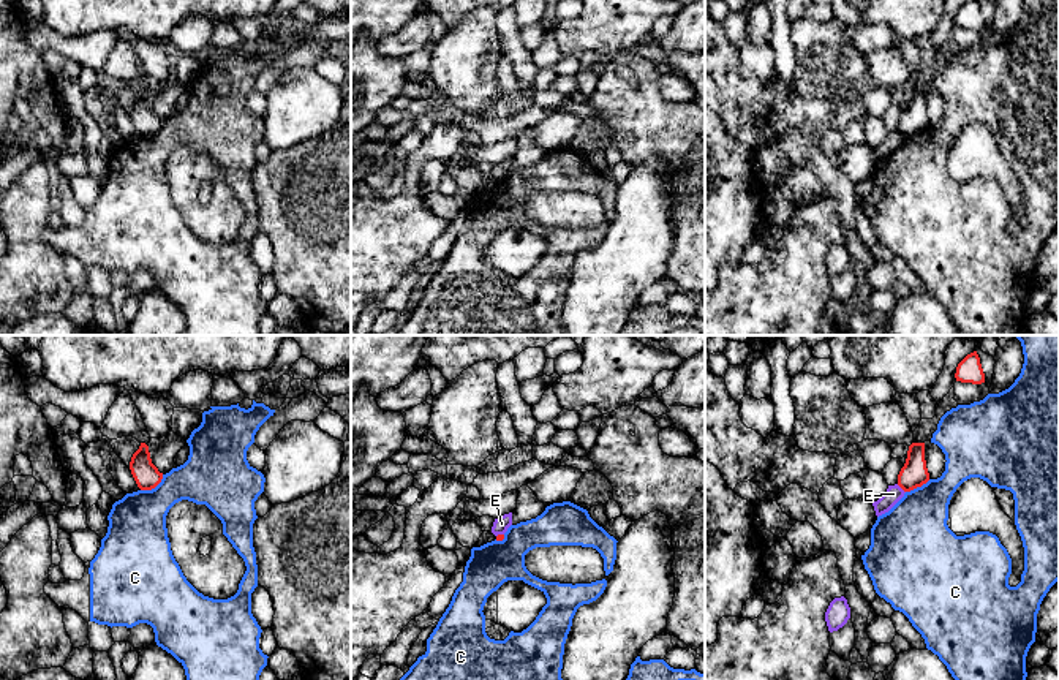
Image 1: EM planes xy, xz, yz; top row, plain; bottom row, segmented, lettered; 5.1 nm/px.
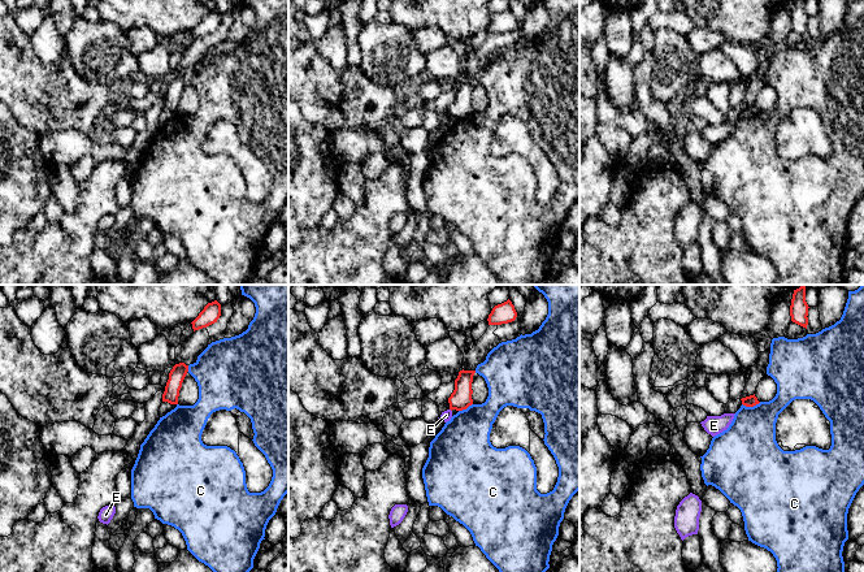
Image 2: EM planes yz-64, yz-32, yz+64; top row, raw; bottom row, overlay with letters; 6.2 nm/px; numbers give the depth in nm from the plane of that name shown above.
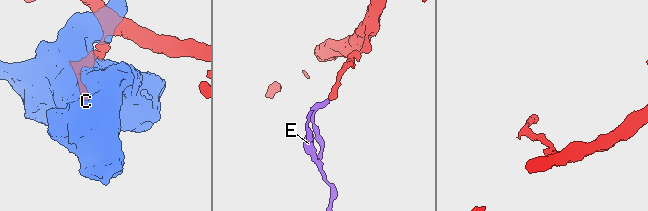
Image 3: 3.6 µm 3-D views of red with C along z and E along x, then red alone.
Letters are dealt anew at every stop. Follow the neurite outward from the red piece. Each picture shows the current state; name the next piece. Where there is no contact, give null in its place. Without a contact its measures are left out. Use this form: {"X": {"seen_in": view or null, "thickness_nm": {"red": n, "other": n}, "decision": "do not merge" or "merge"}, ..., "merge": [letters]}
{"C": {"seen_in": "xy", "thickness_nm": {"red": 130, "other": 300}, "decision": "do not merge"}, "E": {"seen_in": "yz", "thickness_nm": {"red": 140, "other": 90}, "decision": "do not merge"}, "merge": []}

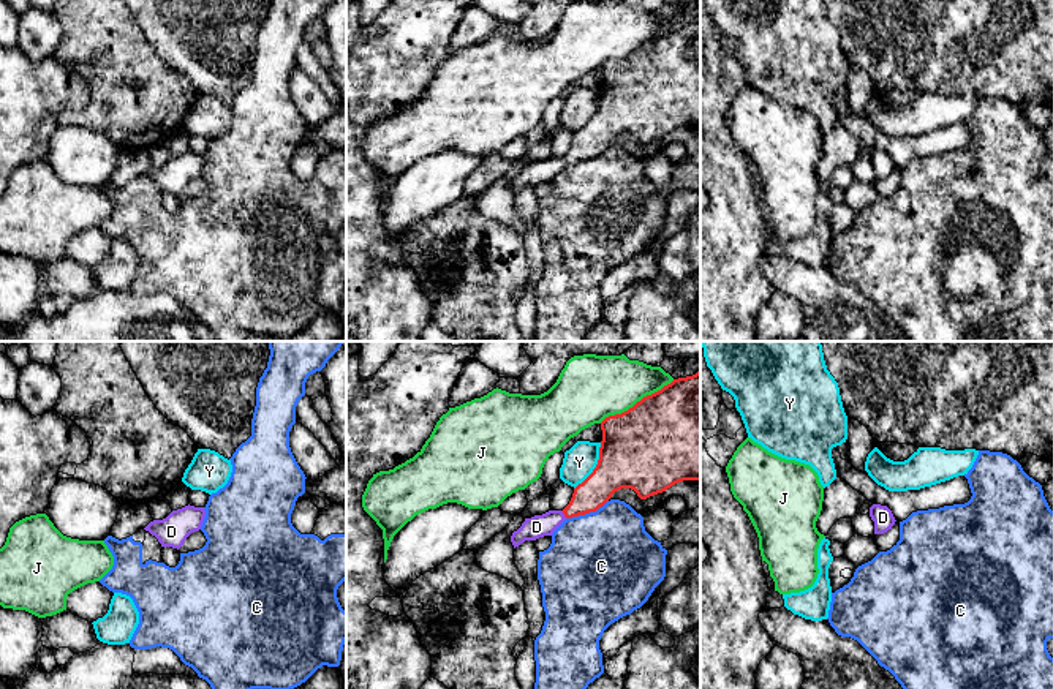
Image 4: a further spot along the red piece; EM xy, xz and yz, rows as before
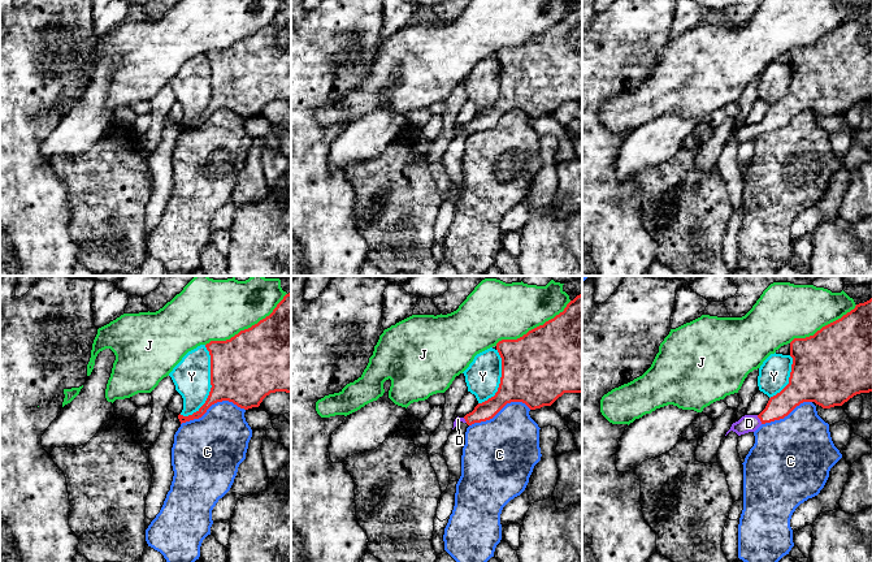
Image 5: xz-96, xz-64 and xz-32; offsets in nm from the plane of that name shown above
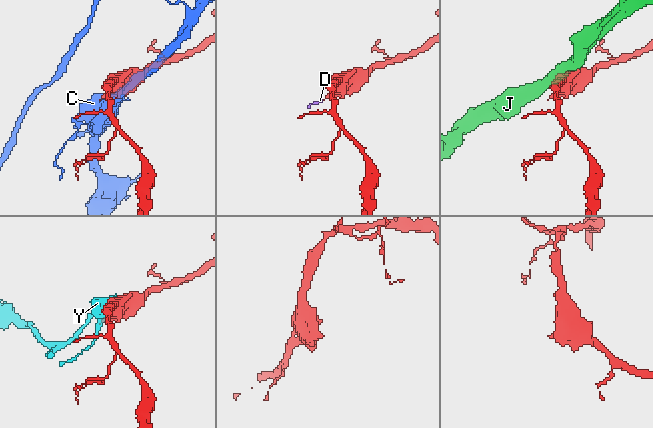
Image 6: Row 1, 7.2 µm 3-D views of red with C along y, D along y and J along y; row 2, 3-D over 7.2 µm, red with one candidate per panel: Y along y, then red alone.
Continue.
{"C": {"seen_in": "xz", "thickness_nm": {"red": 190, "other": 500}, "decision": "do not merge"}, "D": {"seen_in": "xz", "thickness_nm": {"red": 160, "other": 120}, "decision": "merge"}, "J": {"seen_in": "xz", "thickness_nm": {"red": 480, "other": 340}, "decision": "do not merge"}, "Y": {"seen_in": "xz", "thickness_nm": {"red": 420, "other": 160}, "decision": "do not merge"}, "merge": ["D"]}

